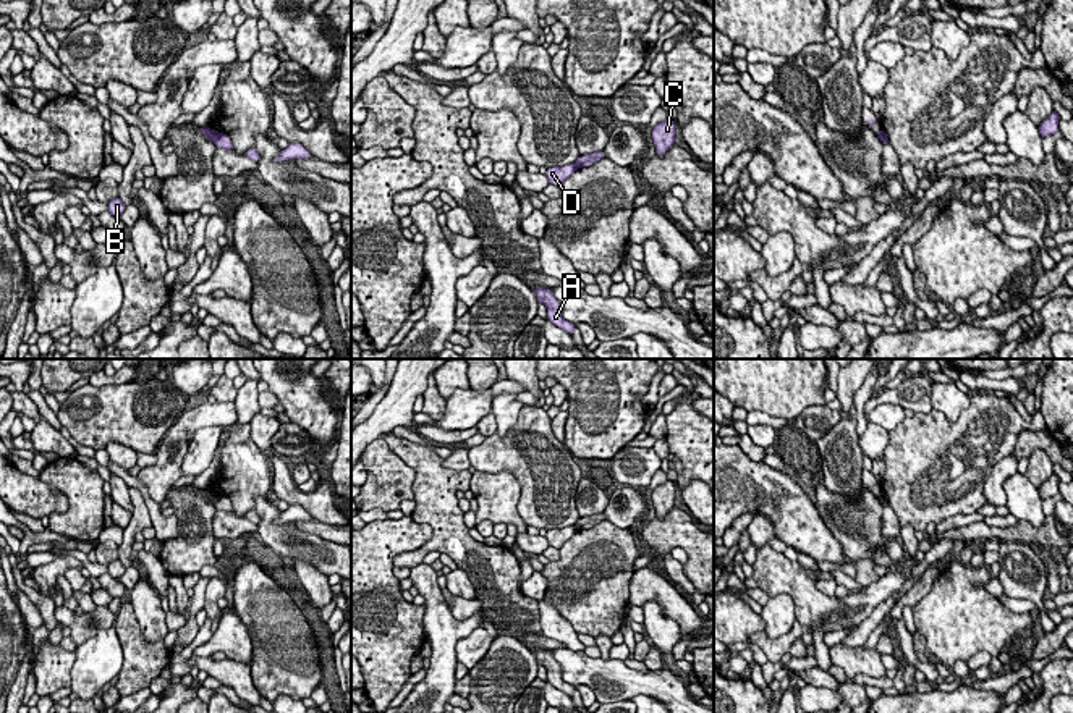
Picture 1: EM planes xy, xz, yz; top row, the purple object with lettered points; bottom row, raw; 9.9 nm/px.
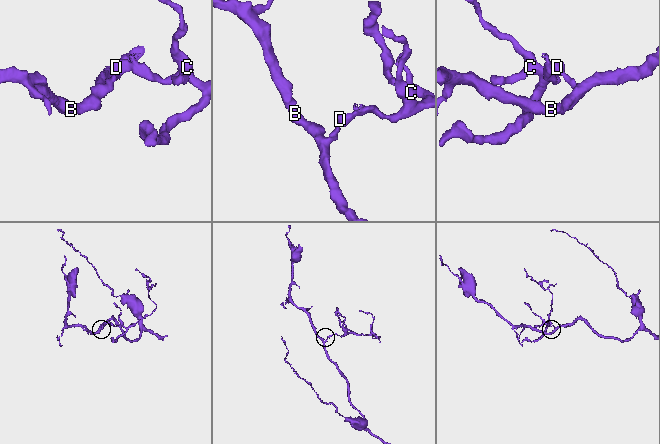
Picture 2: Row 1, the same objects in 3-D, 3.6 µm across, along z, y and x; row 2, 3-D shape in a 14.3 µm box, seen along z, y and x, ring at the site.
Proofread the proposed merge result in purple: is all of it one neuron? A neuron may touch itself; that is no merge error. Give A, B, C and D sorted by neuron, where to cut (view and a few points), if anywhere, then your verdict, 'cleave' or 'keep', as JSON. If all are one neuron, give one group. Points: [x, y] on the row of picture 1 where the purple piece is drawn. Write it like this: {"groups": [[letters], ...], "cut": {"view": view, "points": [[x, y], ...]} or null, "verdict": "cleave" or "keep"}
{"groups": [["A", "B", "D"], ["C"]], "cut": {"view": "xz", "points": [[573, 164], [578, 167]]}, "verdict": "cleave"}

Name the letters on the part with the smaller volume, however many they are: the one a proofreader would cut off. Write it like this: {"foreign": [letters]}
{"foreign": ["C"]}

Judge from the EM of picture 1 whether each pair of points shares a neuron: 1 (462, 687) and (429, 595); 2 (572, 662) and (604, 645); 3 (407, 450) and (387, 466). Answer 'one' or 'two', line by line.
1: two
2: two
3: two

